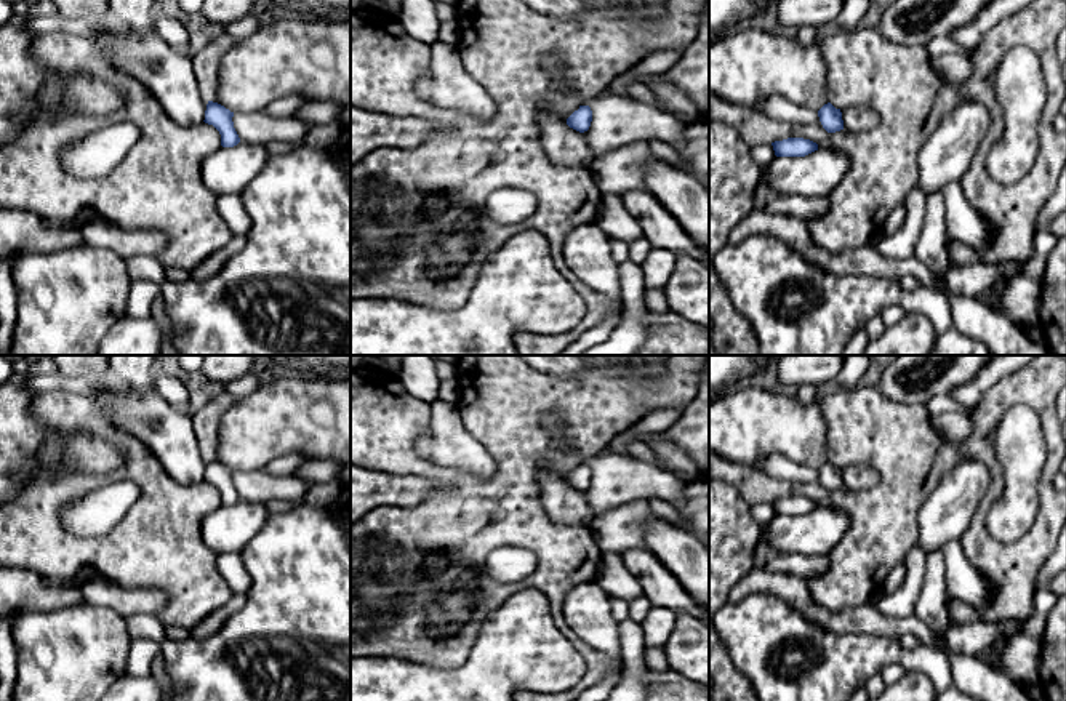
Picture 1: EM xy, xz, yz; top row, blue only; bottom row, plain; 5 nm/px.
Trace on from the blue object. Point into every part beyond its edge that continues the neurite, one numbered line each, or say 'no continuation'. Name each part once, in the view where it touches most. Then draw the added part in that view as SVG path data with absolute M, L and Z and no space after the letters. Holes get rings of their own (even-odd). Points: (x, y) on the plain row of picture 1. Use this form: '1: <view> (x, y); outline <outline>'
no continuation

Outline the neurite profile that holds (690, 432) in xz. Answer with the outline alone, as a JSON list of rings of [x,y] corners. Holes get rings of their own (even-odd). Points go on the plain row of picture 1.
[[[699,370],[695,400],[687,405],[679,419],[663,435],[682,450],[699,469],[709,474],[709,373]]]

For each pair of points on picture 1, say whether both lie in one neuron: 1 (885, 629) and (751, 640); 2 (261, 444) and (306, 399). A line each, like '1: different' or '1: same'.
1: different
2: same

